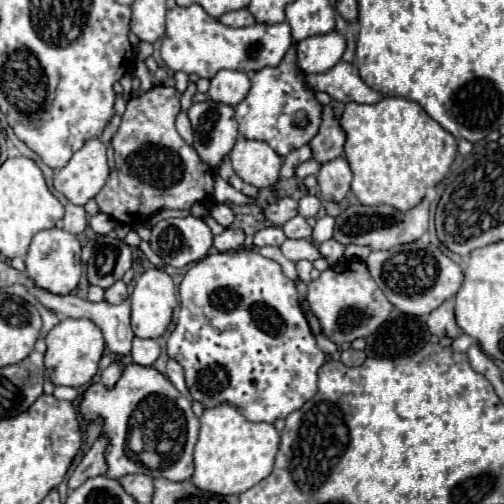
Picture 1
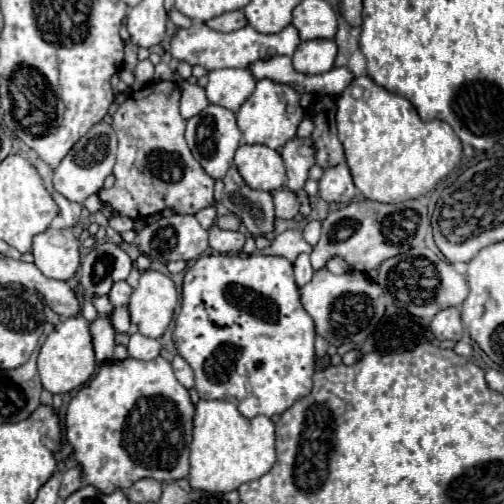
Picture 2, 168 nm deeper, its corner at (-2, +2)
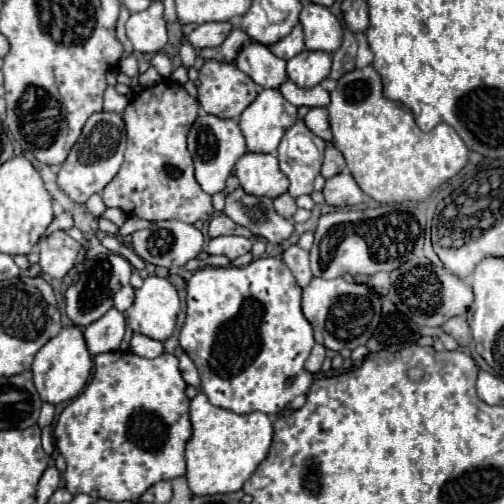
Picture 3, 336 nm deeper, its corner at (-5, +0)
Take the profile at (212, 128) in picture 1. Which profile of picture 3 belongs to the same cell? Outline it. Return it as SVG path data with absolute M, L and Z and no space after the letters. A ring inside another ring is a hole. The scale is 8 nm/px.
M201 115L187 137L189 153L195 163L195 179L201 185L201 189L209 195L215 195L225 189L225 181L233 171L233 165L239 157L245 155L245 137L239 129L239 123L235 119L219 119L215 115Z

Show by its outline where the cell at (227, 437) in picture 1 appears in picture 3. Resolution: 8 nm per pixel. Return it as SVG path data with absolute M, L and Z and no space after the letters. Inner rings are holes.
M197 393L191 399L189 405L189 419L193 425L193 435L185 445L185 461L187 461L187 471L185 479L189 481L189 489L195 495L217 495L217 493L233 493L243 487L243 483L251 477L251 473L257 469L259 461L267 457L267 449L271 447L271 437L273 437L273 425L269 415L255 411L247 415L237 415L233 411L215 407L207 401L205 393Z

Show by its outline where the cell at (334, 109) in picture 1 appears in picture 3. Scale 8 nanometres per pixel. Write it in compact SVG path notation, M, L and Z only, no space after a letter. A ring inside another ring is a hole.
M327 143L321 175L323 175L325 179L329 179L329 177L333 177L333 175L341 173L343 169L345 169L345 159L343 159L343 155L335 149L335 145L333 145L333 143Z

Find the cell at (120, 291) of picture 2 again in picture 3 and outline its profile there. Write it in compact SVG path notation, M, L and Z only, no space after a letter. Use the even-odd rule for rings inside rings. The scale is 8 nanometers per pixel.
M131 285L121 287L121 289L115 293L115 309L119 309L121 313L127 311L127 309L133 305L133 299L135 299L133 287L131 287Z

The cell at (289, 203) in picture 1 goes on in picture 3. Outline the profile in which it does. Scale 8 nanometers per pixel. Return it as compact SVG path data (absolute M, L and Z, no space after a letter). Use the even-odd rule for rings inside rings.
M281 195L281 197L277 197L275 201L275 211L281 215L281 217L285 217L285 219L291 219L293 215L295 215L295 211L297 211L297 205L295 205L295 199L291 197L291 195Z

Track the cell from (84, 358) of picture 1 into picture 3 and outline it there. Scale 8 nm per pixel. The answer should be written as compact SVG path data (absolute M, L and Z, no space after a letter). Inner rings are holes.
M69 325L37 351L31 373L33 373L33 383L35 383L35 389L41 397L41 401L57 405L57 403L65 403L65 401L77 397L83 391L83 387L91 375L91 369L93 369L93 361L91 361L89 349L85 345L83 331L75 325Z

